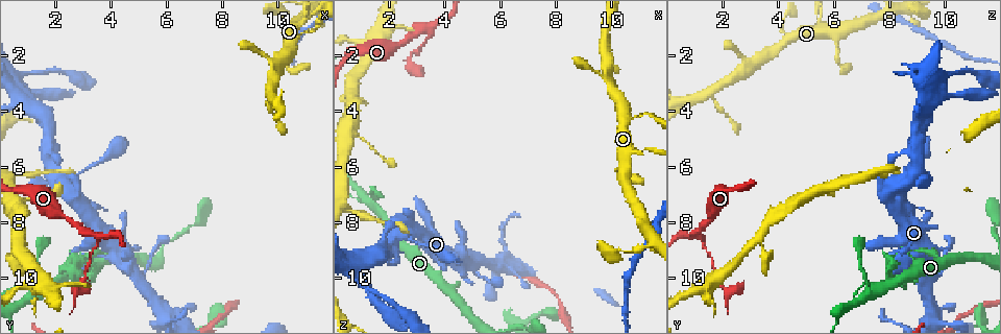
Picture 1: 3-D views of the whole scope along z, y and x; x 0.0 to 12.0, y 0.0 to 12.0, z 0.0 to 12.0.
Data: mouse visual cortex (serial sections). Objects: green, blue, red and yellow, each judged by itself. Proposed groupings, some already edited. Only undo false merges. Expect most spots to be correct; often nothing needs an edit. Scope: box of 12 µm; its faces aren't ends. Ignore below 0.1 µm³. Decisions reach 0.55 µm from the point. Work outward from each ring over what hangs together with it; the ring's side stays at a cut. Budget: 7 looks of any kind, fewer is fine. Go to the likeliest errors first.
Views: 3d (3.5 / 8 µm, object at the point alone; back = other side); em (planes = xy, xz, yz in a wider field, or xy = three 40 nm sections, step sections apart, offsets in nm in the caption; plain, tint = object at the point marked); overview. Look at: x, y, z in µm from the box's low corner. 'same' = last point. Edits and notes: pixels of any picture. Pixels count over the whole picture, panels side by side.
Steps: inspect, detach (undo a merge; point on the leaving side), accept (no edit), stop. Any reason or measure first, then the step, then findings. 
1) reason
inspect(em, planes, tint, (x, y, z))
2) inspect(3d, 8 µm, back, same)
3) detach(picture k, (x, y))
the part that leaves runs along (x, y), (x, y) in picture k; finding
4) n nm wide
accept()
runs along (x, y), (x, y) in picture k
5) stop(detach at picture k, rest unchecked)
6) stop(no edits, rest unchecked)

two arms in line, one across
inspect(3d, 3.5 µm, (3.4, 8.4, 1.1))

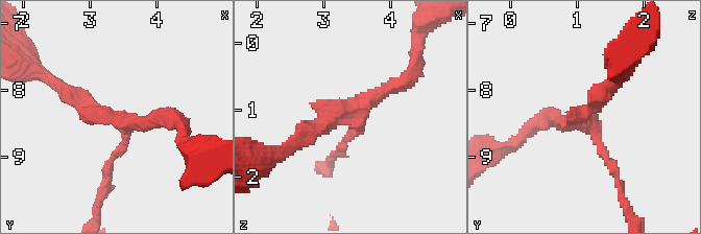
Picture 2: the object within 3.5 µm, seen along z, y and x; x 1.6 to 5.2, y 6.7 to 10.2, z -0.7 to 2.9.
3 arms; arms of 150, 200, 250 nm; shape alone is not enough
inspect(em, xy, step 1, tint, (3.40, 8.45, 1.05))

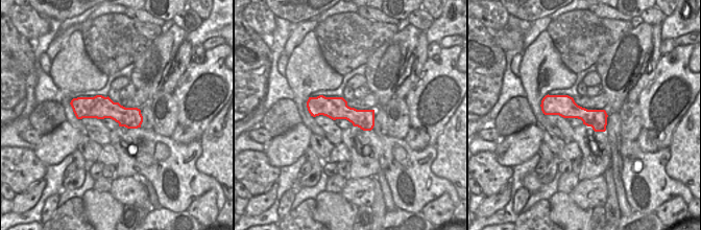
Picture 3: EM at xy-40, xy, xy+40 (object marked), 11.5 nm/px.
accept()
runs along (61, 86), (125, 124), (109, 169) in picture 2; continuous, no second cell

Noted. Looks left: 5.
sharp bend
inspect(3d, 8 µm, (2.7, 10.3, 2.1))

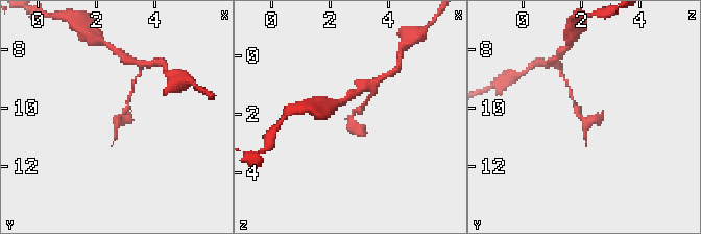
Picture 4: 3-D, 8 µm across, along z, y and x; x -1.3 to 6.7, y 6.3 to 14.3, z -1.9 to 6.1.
shape alone is not enough
inspect(em, xy, step 1, tint, (2.8, 10.4, 2.1))

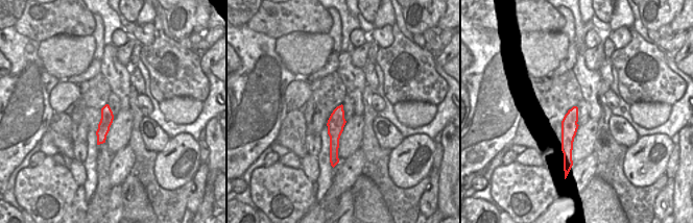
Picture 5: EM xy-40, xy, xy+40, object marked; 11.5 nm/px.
accept()
runs along (340, 108), (334, 130), (333, 158) in picture 5; one cell here

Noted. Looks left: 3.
sharp bend
inspect(3d, 3.5 µm, (1.2, 10.7, 7.2))

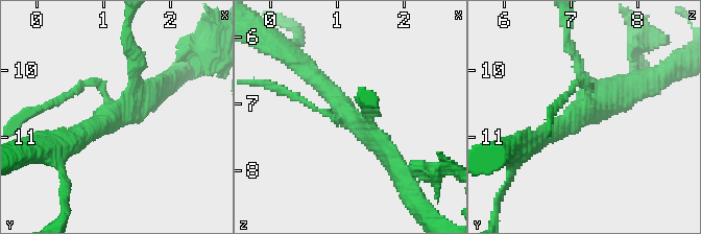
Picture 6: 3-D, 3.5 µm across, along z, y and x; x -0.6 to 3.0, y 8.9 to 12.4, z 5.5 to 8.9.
inspect(em, planes, plain, (1.25, 10.65, 7.20))

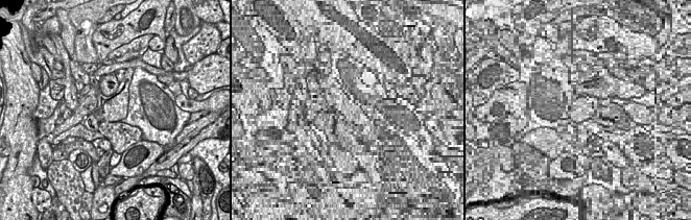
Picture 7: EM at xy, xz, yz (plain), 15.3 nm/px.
with the object marked
inspect(em, planes, tint, same)

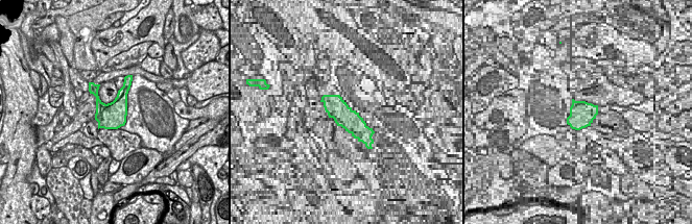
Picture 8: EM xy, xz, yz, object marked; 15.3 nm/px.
accept()
runs along (396, 163), (310, 72) in picture 6; all the same cell

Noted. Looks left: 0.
stop(no edits, rest unchecked)

